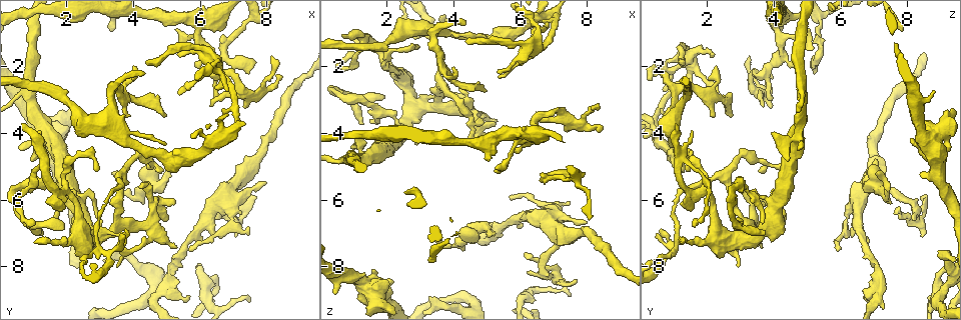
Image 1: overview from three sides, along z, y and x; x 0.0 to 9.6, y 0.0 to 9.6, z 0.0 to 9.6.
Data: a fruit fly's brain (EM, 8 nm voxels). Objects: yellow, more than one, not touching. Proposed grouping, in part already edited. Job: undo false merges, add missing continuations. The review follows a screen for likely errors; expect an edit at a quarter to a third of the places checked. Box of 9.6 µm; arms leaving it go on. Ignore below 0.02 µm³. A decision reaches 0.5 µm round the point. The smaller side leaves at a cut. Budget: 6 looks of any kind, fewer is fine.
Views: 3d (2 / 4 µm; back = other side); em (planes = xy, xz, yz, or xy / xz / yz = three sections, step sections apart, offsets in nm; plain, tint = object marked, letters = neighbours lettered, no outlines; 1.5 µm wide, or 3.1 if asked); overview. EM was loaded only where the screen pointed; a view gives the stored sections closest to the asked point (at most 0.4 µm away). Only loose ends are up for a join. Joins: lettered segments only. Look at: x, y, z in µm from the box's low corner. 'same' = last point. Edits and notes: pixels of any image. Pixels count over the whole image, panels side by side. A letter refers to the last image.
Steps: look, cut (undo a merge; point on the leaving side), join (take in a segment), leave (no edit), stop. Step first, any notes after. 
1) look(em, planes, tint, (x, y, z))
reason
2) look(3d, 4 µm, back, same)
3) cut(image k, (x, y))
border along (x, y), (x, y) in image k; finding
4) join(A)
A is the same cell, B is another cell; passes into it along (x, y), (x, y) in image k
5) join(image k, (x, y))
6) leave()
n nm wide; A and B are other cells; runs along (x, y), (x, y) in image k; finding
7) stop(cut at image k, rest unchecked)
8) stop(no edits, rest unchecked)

look(em, planes, letters, (5.10, 8.30, 7.15))
arms part here

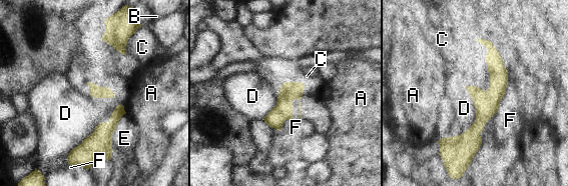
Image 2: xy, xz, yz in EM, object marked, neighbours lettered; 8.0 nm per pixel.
leave()
A, B, C, D, E and F are other cells; border along (508, 71), (506, 91), (495, 113) in image 2; one neuron here

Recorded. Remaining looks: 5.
look(3d, 2 µm, (5.80, 2.05, 4.60))
branch stops here

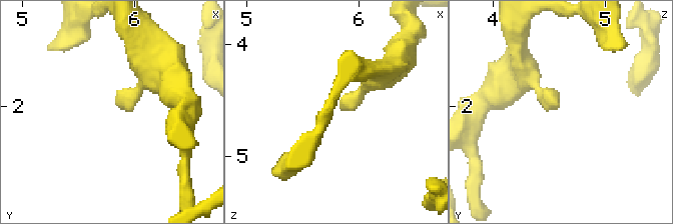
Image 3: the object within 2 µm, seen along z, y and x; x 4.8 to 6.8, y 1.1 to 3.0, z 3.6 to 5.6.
look(em, yz, step 4, letters, (5.84, 1.98, 4.58))
shape alone is not enough

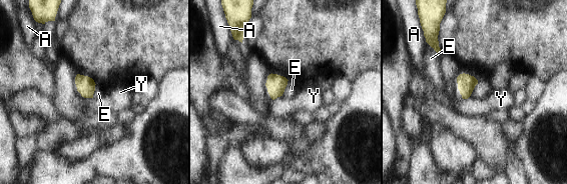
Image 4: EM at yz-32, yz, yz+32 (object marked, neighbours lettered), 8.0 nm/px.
look(em, planes, letters, same)

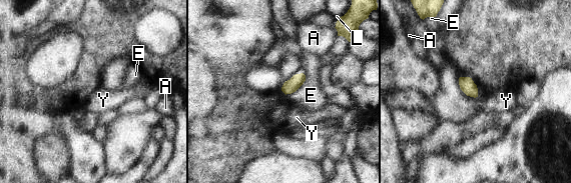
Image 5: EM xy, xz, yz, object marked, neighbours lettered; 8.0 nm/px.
leave()
A, E, L and Y are other cells; border along (304, 73), (304, 82), (286, 95) in image 5; no lettered segment goes on from it

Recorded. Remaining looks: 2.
look(3d, 4 µm, (2.90, 5.20, 1.40))
branch stops here

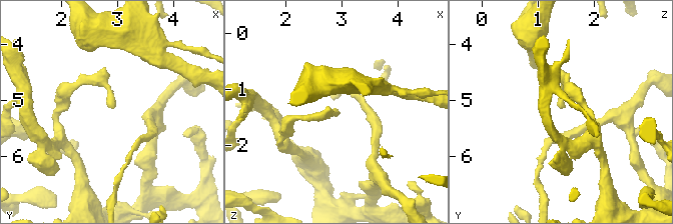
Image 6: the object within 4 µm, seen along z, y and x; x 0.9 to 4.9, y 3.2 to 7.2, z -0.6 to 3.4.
look(em, planes, letters, (2.90, 5.15, 1.45))
shape alone is not enough

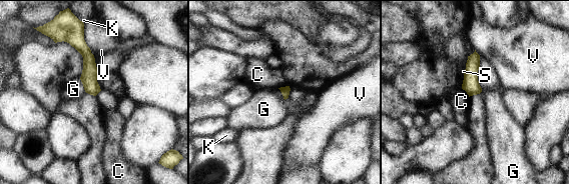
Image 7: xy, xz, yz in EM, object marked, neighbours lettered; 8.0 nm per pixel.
leave()
C, G, K, S and V are other cells; border along (79, 79), (86, 92) in image 7; no lettered segment goes on from it

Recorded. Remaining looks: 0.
stop(no edits, rest unchecked)

